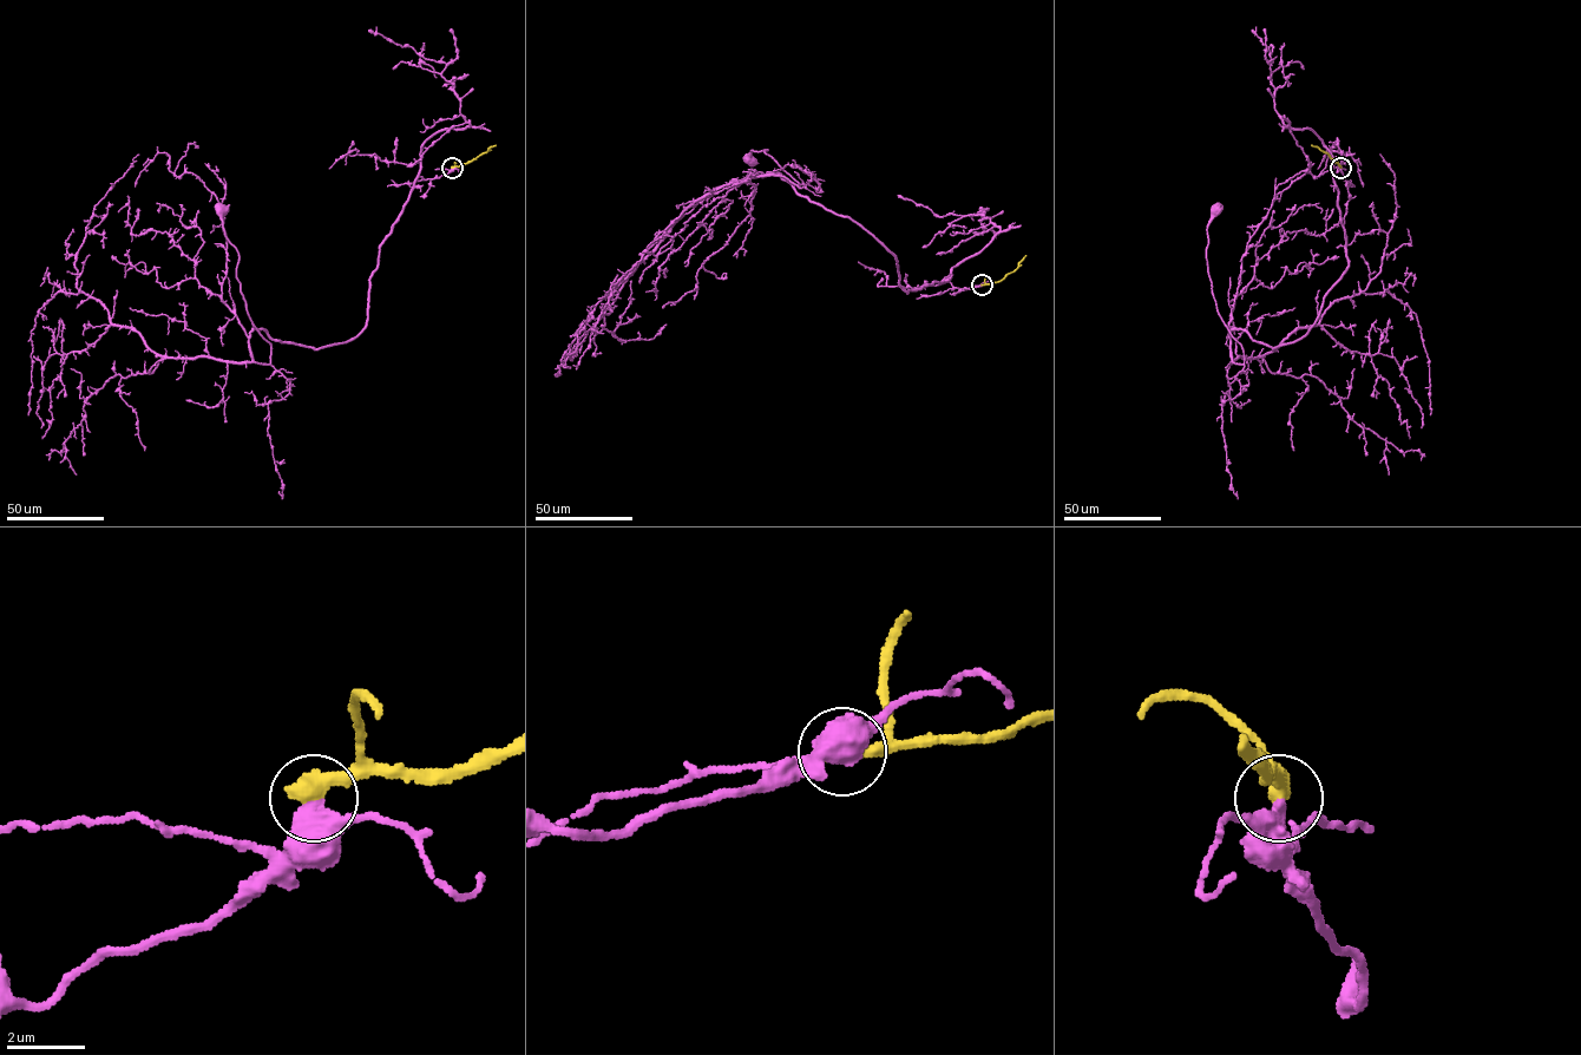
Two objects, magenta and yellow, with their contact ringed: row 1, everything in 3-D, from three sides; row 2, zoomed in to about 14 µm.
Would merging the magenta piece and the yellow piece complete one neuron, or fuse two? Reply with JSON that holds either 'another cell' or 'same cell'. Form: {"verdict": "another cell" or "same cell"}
{"verdict": "another cell"}

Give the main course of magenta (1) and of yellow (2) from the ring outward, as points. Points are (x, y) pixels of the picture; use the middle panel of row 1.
1: (982, 284), (955, 288), (945, 279), (906, 293), (896, 257), (872, 235), (802, 197), (767, 150), (749, 159)
2: (982, 284), (1002, 280), (1025, 255)

